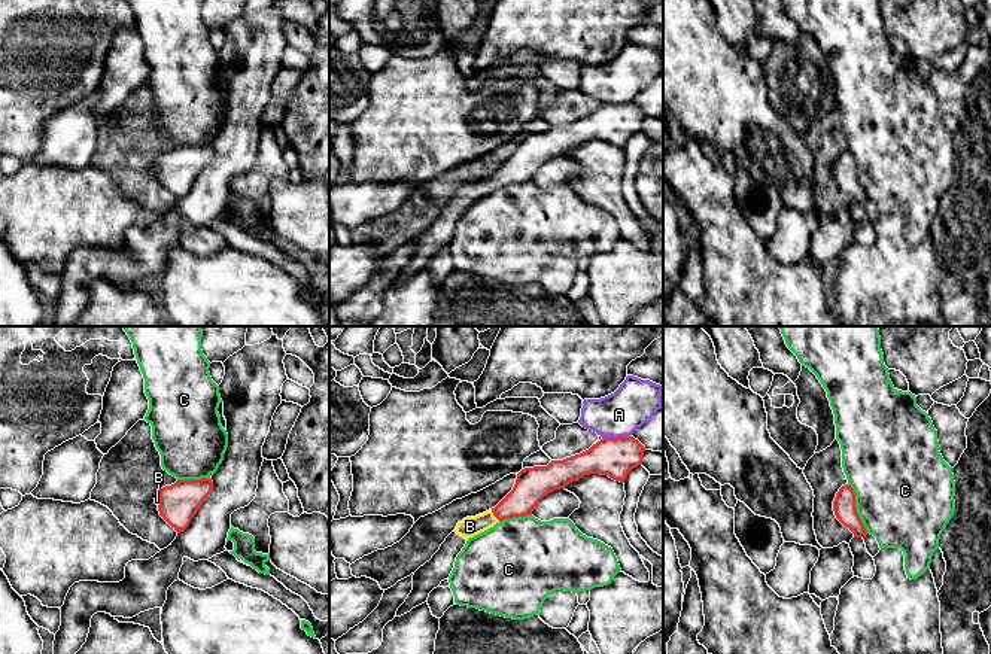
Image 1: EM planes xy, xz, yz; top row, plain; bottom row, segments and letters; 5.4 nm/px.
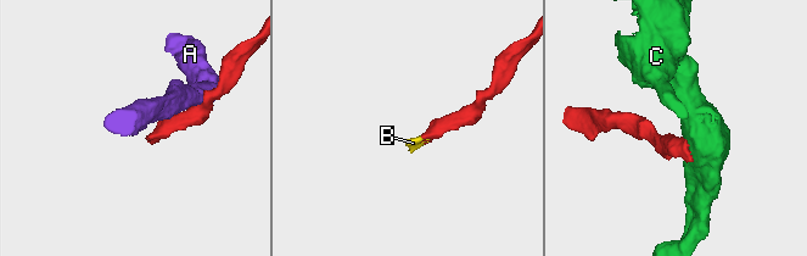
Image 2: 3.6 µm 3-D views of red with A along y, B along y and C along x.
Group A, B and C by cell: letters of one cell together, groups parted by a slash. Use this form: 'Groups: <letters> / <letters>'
Groups: A / B / C

